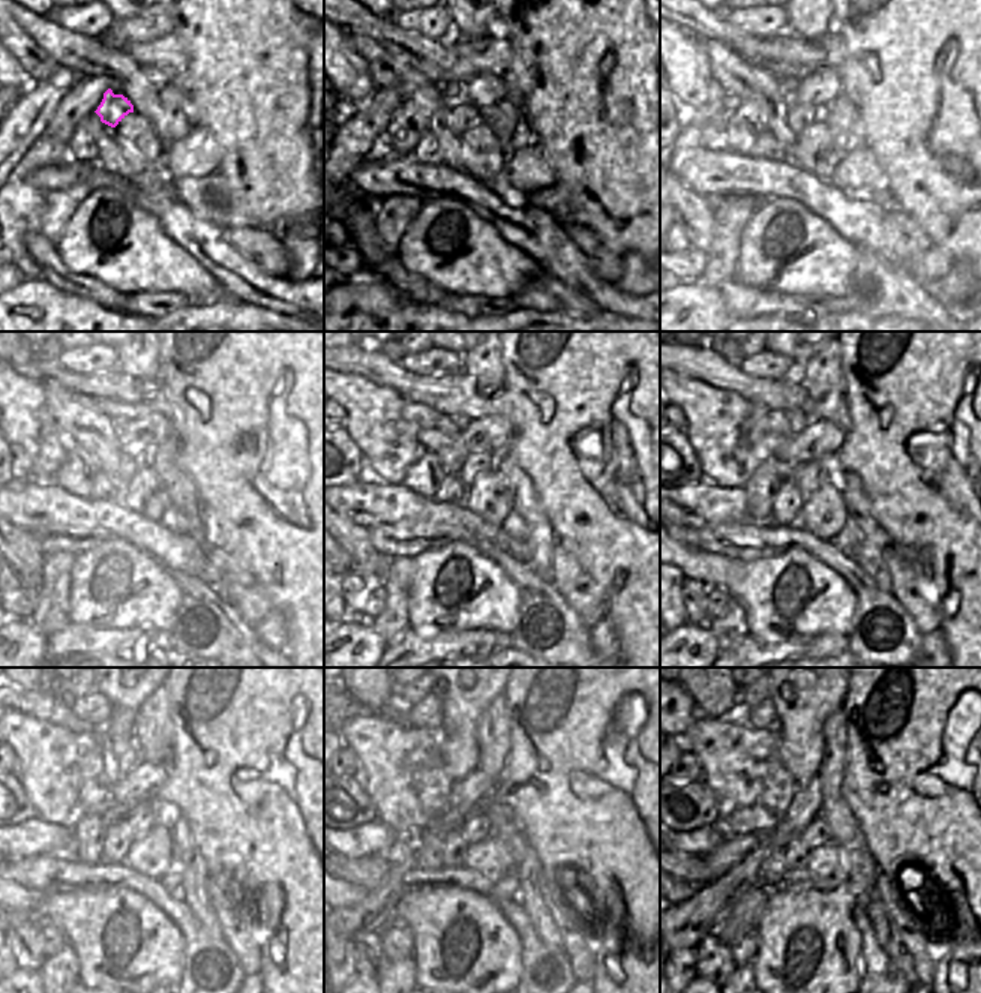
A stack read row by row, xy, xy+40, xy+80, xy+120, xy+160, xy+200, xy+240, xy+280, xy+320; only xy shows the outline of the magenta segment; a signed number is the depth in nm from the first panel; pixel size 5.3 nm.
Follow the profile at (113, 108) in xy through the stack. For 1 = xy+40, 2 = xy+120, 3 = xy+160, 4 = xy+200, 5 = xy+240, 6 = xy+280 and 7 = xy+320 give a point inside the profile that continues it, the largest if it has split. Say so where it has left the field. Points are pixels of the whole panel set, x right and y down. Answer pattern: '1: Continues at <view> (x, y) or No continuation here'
1: Continues at xy+40 (461, 117)
2: Continues at xy+120 (129, 464)
3: Continues at xy+160 (474, 464)
4: Continues at xy+200 (810, 476)
5: Continues at xy+240 (141, 818)
6: Continues at xy+280 (476, 827)
7: Continues at xy+320 (816, 834).

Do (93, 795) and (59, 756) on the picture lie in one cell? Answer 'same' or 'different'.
same

